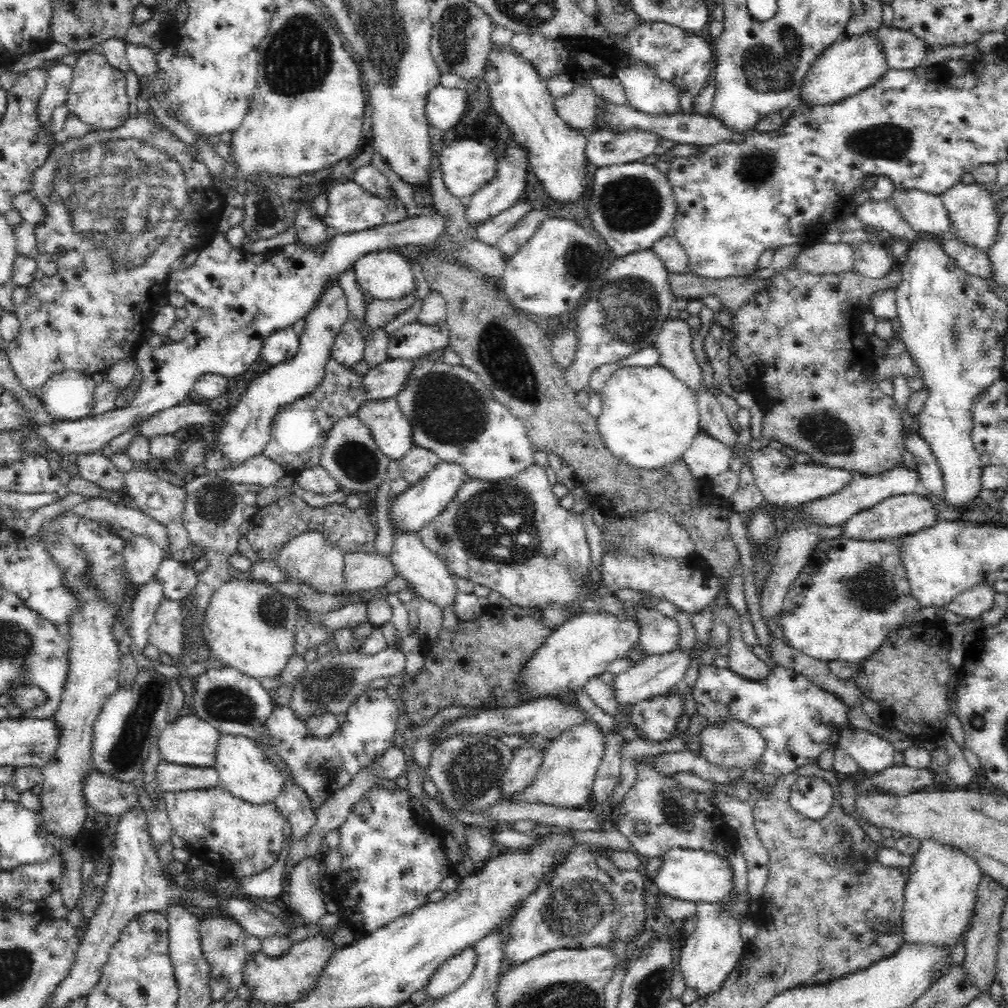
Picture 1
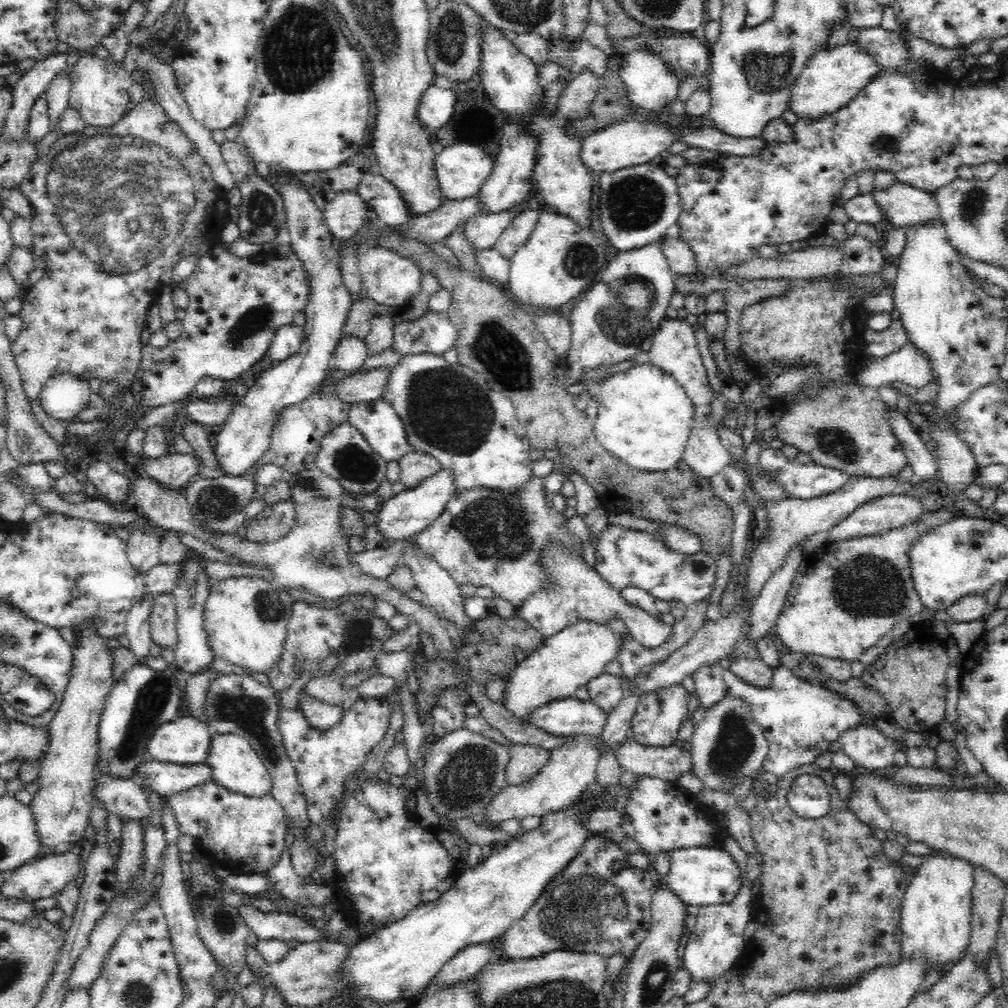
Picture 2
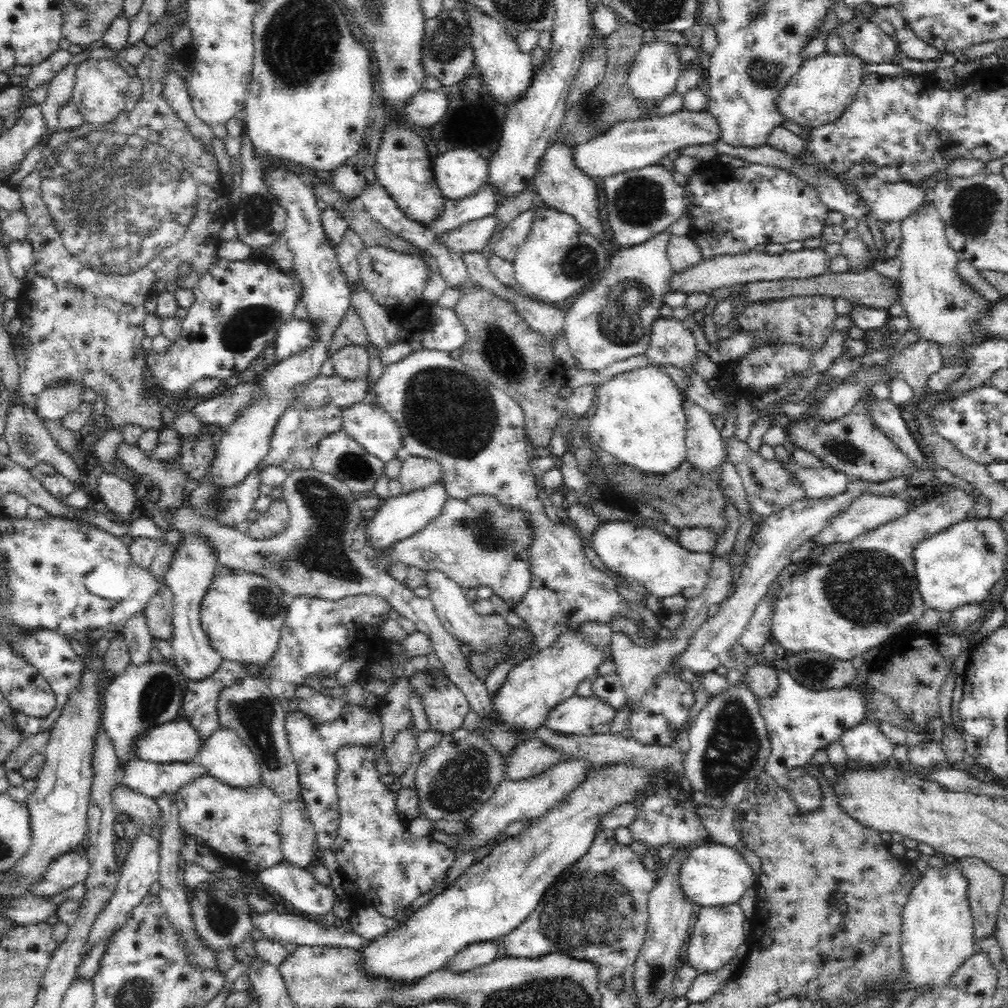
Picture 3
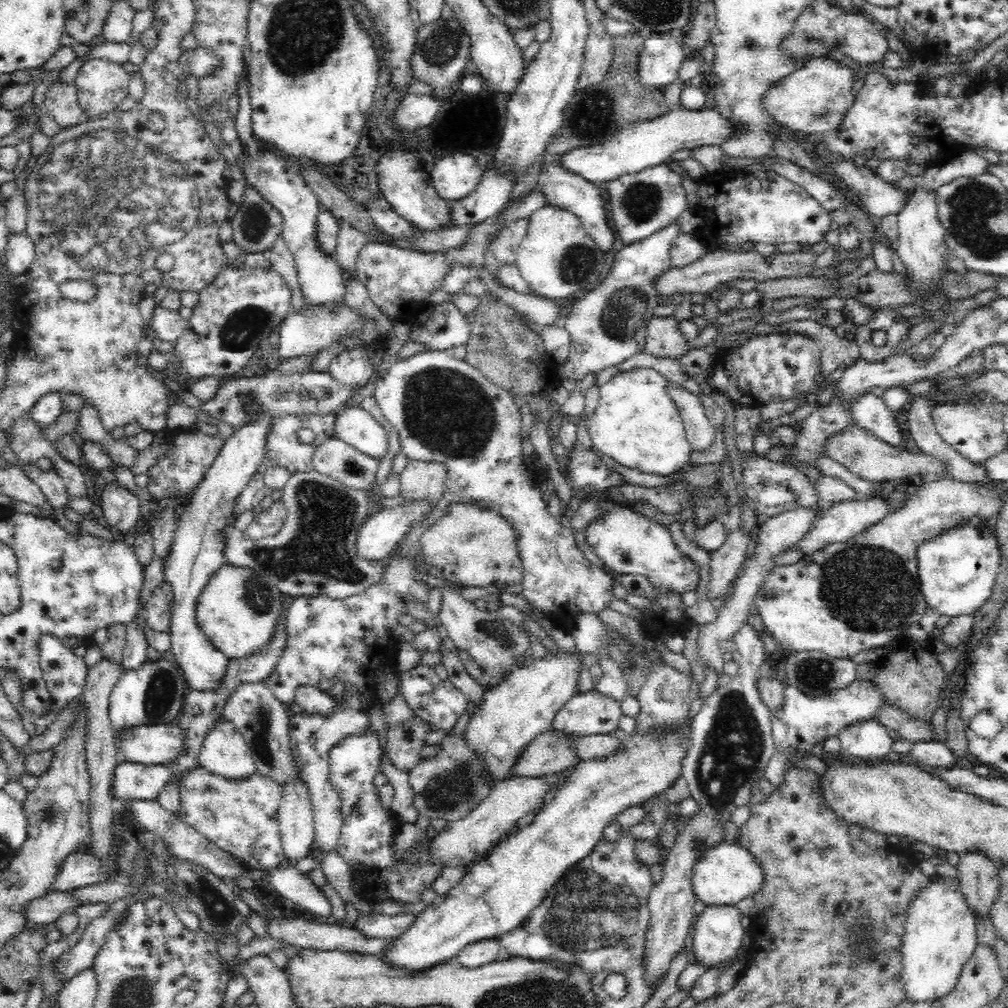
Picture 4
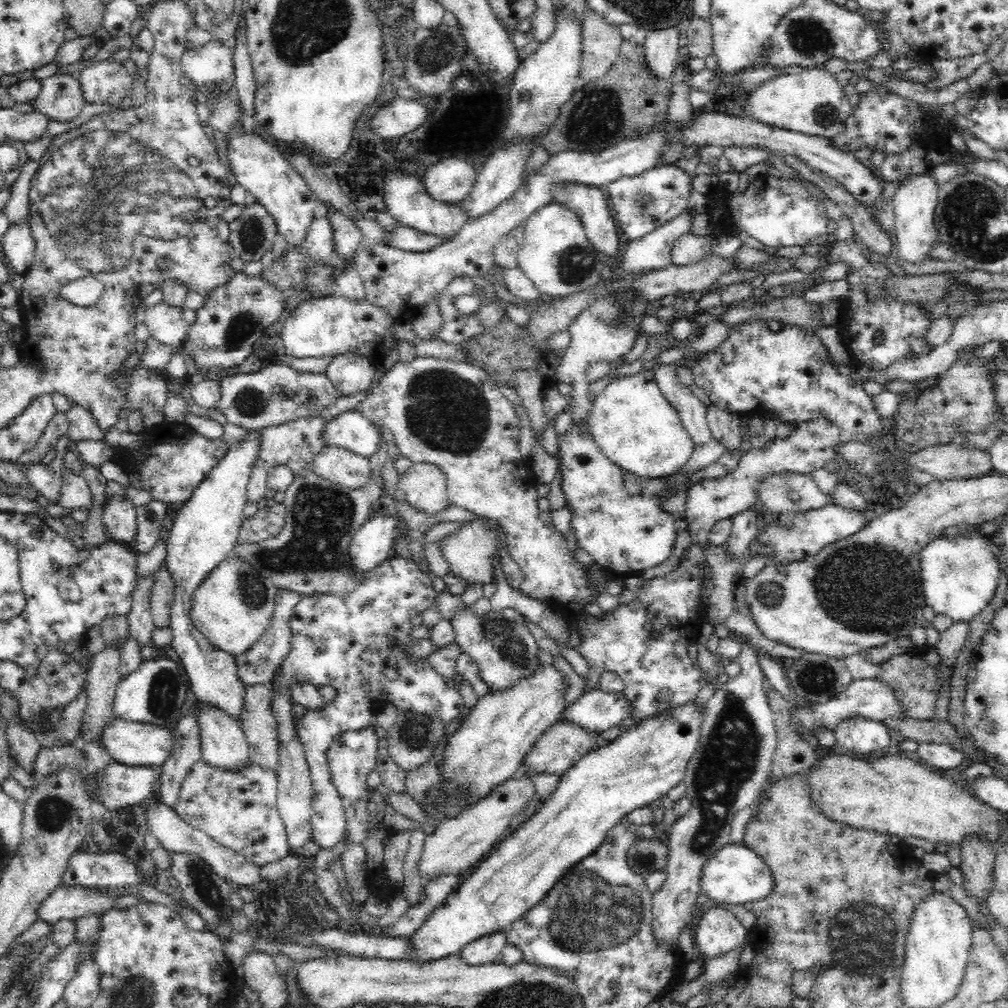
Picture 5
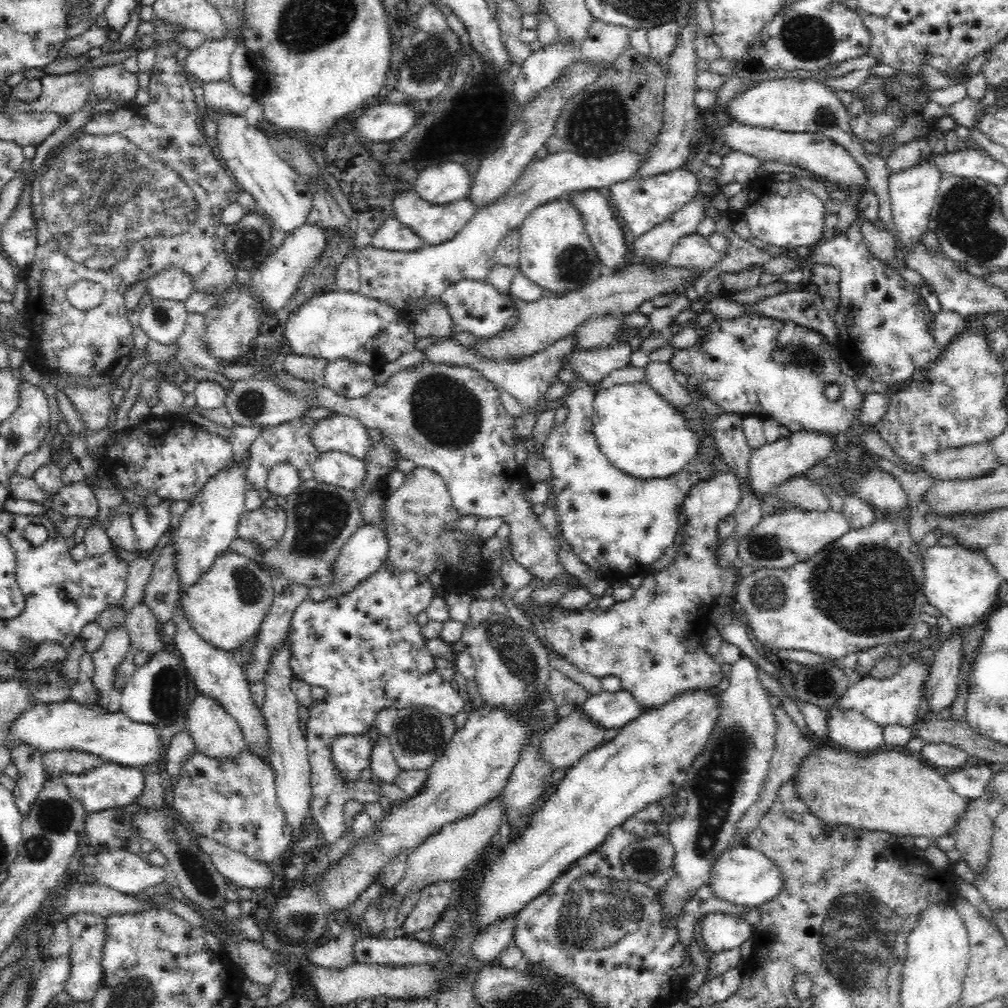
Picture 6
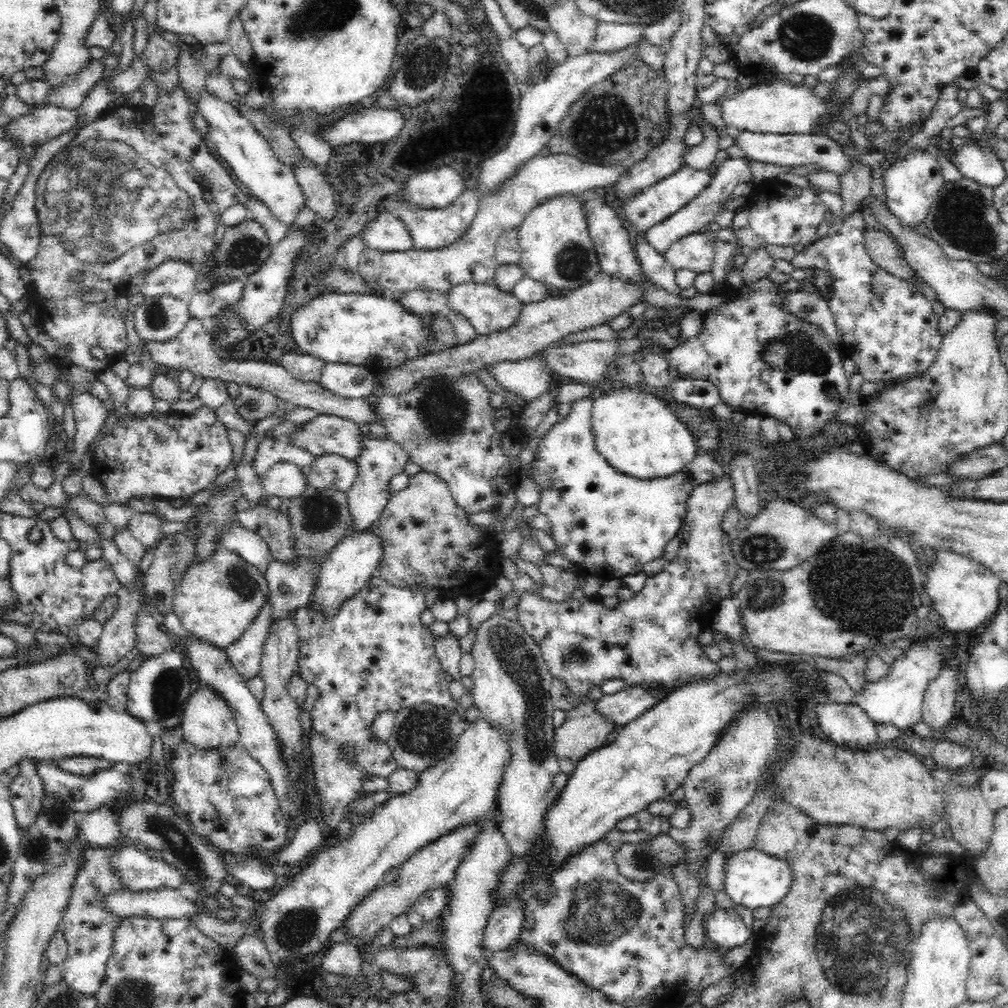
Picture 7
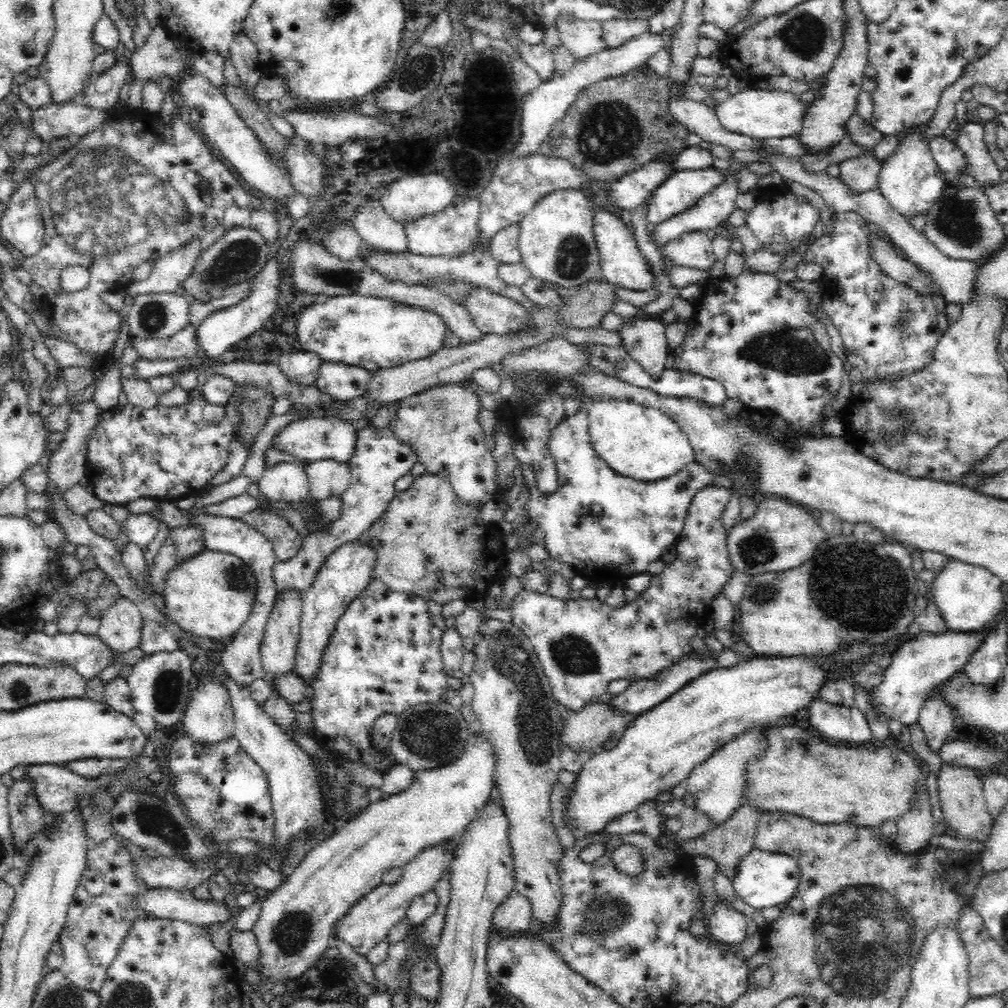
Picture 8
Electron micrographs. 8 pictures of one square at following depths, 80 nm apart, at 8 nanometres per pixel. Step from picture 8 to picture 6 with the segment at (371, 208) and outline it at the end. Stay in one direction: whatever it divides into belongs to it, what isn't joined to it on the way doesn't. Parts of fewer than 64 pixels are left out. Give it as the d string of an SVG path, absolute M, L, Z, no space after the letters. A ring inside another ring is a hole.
M388 216L373 235L373 245L396 252L414 252L426 244L414 230L402 224L396 217Z

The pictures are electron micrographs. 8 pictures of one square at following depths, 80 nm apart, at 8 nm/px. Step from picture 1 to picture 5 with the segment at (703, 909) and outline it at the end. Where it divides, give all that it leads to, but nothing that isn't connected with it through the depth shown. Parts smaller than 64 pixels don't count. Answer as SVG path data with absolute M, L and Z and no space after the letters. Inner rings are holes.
M714 906L700 914L698 926L692 930L696 955L699 958L724 956L734 950L748 936L750 931L738 921L732 910Z

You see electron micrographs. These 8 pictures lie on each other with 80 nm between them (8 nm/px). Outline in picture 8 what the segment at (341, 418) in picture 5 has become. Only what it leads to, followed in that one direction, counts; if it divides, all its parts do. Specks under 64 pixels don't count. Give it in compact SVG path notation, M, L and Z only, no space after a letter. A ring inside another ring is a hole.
M329 416L307 417L286 426L276 438L277 446L296 457L308 459L308 462L336 459L340 462L348 462L356 451L357 428L354 422L346 419L329 418Z

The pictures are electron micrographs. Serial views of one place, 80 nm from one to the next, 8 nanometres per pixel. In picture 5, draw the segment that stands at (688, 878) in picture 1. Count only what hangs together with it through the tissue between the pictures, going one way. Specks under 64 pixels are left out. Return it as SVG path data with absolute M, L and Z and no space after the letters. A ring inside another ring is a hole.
M729 844L714 852L714 856L702 865L699 891L718 905L744 905L746 902L765 897L774 888L772 876L762 858L742 844Z

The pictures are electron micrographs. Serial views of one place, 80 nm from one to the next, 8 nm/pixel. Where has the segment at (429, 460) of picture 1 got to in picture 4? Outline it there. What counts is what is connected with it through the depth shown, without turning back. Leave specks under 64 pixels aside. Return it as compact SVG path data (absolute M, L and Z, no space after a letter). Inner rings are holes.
M409 460L399 474L400 495L410 500L429 498L437 506L443 498L446 475L446 467L442 463Z

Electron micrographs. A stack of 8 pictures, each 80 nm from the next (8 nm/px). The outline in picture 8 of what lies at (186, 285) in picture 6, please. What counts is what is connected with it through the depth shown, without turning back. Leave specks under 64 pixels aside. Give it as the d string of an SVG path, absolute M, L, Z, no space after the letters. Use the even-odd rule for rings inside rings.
M209 237L202 240L194 240L186 244L180 250L168 252L153 264L150 274L141 281L132 282L124 294L133 297L142 294L176 294L184 290L184 282L188 276L192 276L194 266L202 252L209 246Z

